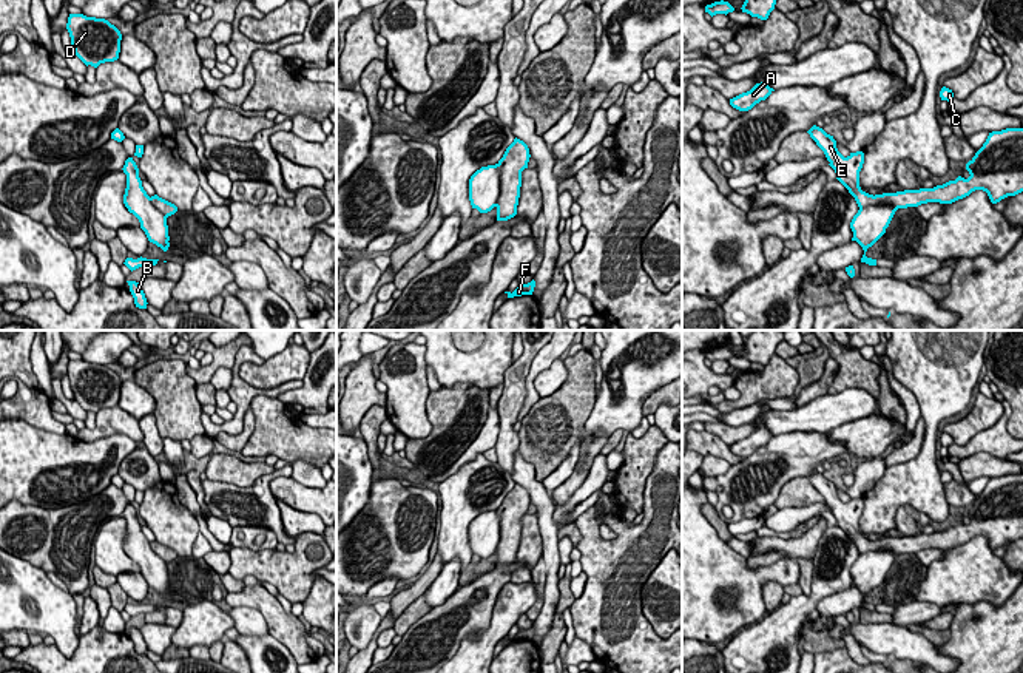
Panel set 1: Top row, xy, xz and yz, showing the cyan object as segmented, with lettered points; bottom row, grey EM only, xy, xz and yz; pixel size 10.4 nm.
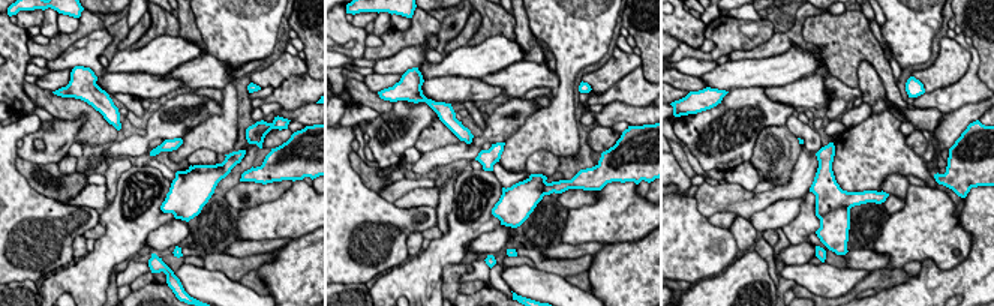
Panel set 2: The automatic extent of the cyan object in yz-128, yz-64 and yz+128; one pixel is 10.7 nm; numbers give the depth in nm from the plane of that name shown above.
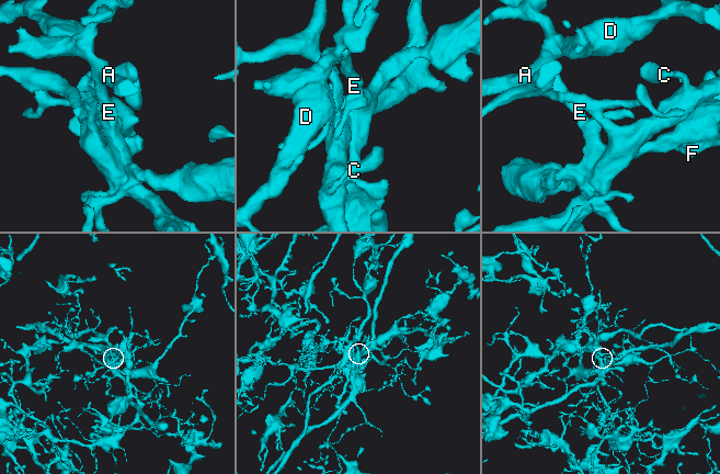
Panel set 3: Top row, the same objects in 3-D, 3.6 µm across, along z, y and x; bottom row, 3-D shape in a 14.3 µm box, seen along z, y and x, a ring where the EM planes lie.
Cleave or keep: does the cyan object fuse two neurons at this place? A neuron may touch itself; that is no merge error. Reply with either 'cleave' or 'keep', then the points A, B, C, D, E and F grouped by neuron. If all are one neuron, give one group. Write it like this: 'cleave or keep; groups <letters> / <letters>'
cleave; groups A D E F / B C

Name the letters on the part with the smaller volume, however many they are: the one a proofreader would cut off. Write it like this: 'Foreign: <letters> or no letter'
Foreign: B, C

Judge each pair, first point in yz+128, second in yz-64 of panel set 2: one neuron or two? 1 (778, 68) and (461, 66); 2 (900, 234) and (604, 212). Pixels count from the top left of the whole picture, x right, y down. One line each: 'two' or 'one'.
1: one
2: one

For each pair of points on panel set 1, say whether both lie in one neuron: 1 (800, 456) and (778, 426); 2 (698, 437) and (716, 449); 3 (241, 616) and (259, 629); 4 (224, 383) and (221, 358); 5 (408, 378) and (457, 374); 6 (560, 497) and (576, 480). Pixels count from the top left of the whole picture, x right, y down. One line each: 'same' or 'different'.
1: different
2: same
3: same
4: different
5: different
6: same

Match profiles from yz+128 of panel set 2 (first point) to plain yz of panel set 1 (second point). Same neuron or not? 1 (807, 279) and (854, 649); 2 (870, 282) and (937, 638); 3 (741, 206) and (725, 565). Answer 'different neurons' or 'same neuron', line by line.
1: different neurons
2: same neuron
3: different neurons

